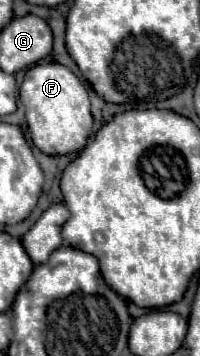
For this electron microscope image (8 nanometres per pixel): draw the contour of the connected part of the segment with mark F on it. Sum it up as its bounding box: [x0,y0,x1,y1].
[19,61,93,155]

